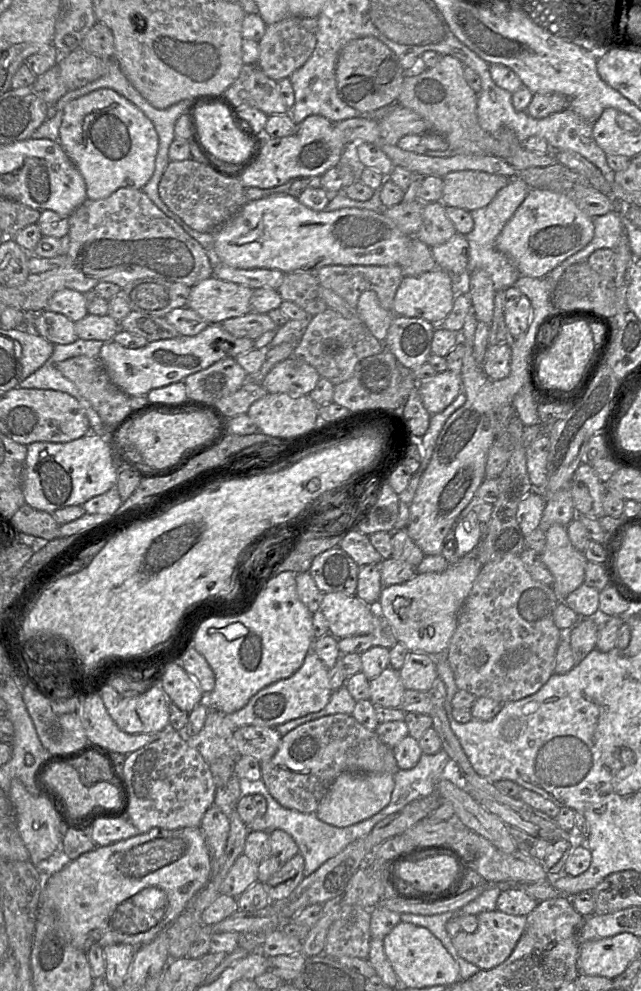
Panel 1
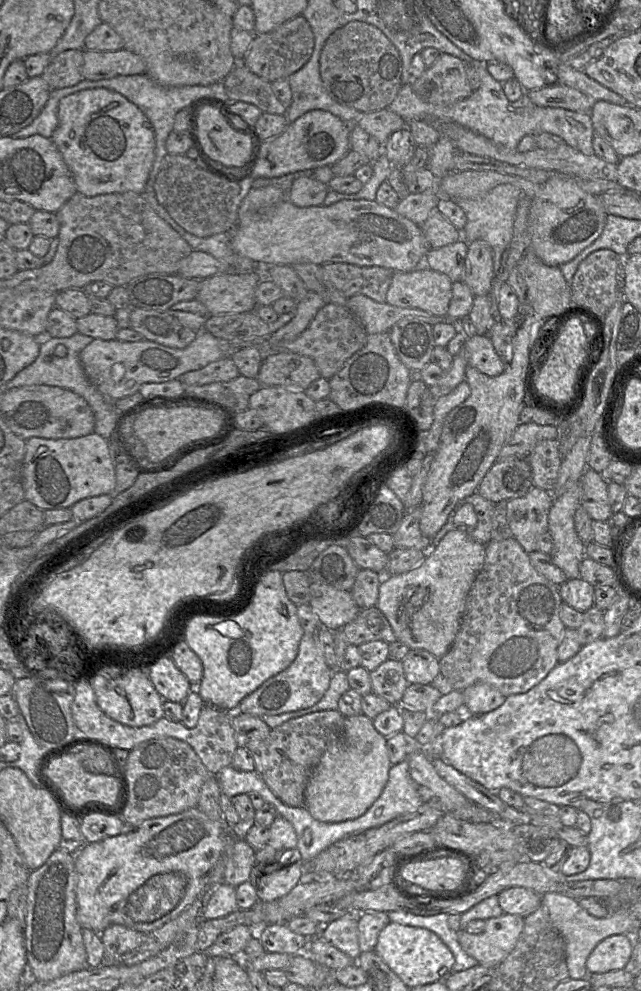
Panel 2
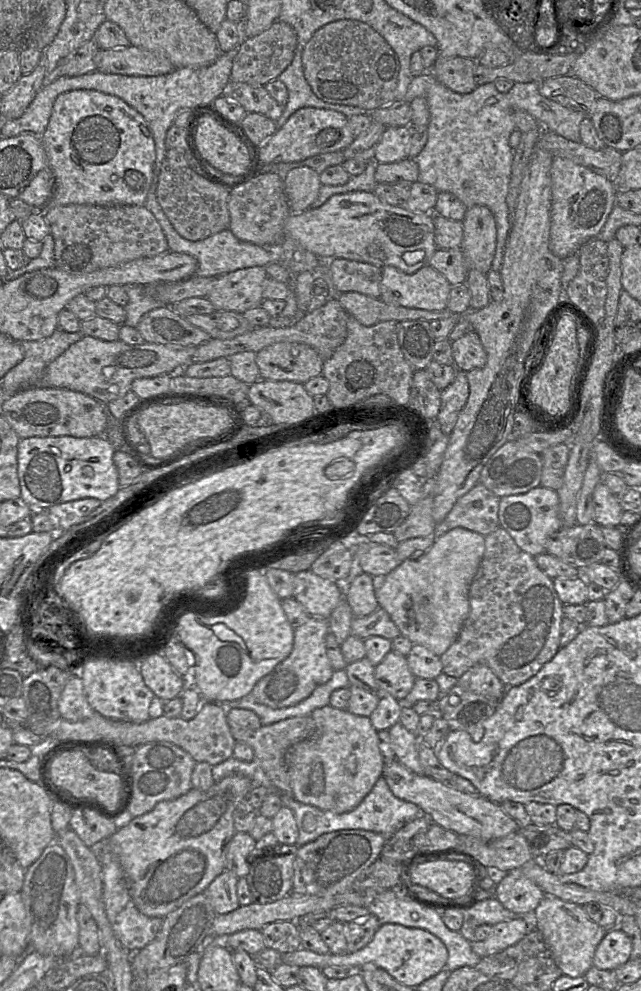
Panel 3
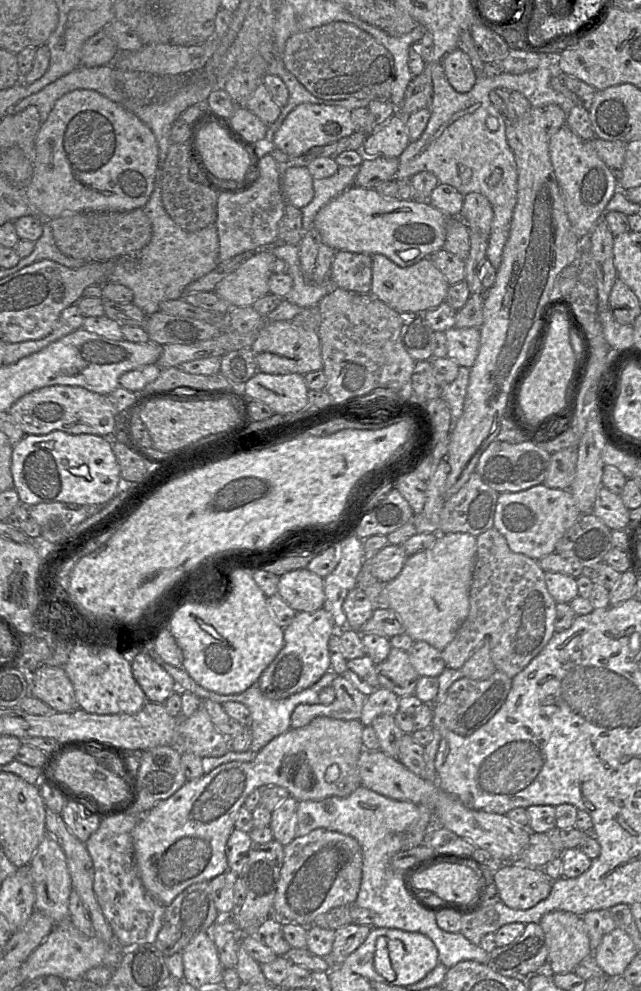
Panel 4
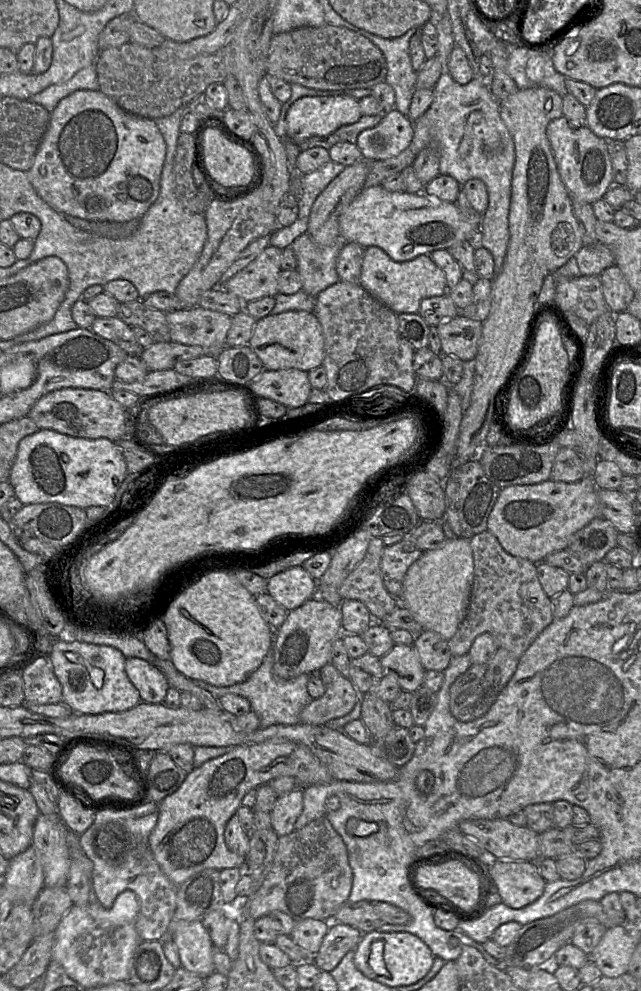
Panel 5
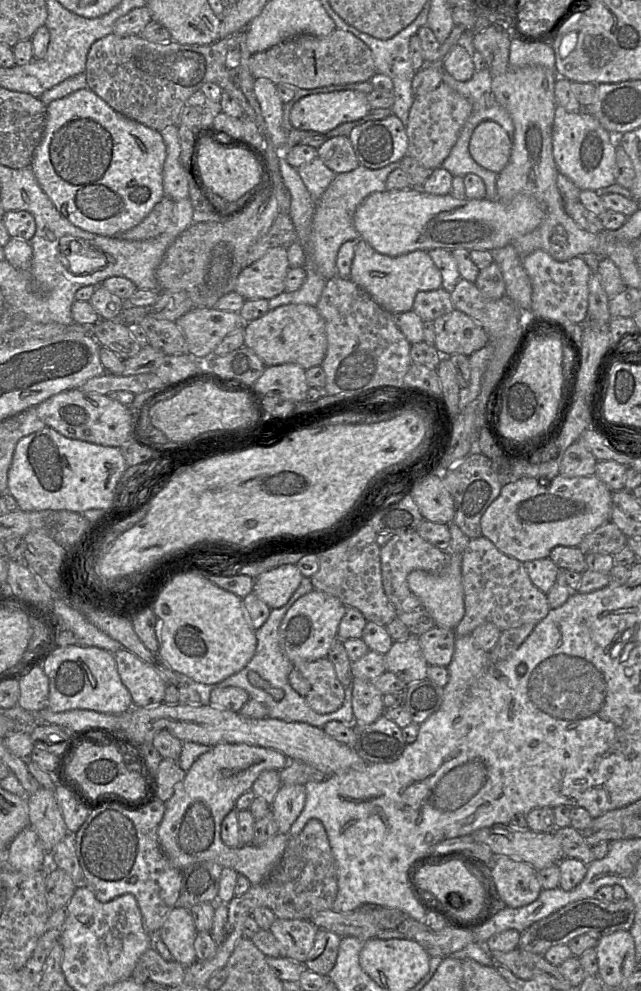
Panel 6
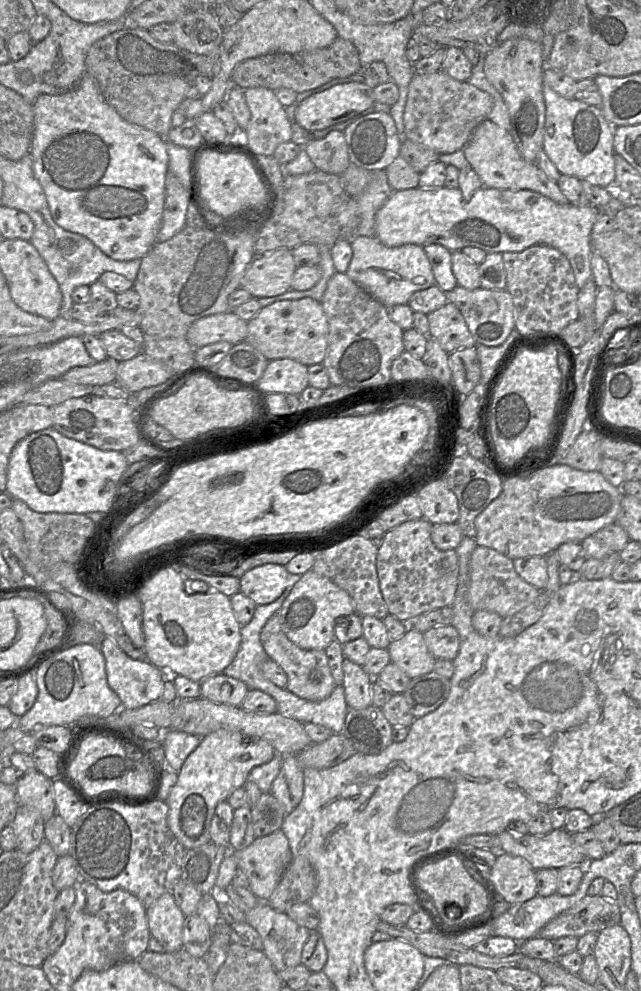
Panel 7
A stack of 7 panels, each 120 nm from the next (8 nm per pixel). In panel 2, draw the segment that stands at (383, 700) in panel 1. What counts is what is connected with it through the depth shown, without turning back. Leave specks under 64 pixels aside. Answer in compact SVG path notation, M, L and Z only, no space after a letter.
M389 657L370 672L372 691L392 705L400 705L402 697L410 685L407 681L403 663Z

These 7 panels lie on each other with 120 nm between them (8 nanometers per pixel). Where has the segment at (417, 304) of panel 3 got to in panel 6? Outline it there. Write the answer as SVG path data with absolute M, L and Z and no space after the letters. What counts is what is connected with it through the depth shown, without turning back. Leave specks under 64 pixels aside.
M358 239L355 244L350 279L390 313L413 310L418 292L433 291L442 287L441 273L428 251L415 250L393 257L377 252L363 239Z

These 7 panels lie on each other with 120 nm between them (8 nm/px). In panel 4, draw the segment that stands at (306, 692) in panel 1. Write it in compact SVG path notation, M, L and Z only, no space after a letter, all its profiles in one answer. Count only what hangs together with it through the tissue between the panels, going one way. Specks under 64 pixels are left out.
M324 608L297 612L291 624L284 629L283 648L258 679L262 693L272 699L283 699L314 685L331 669L328 643L333 632L331 615Z

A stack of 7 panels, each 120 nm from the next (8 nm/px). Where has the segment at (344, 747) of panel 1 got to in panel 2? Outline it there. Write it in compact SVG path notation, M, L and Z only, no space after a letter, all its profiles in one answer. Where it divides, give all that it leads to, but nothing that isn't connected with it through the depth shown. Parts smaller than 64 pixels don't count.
M324 710L290 719L271 729L265 739L246 745L253 756L255 771L282 802L292 807L303 807L311 772L332 741L342 733L344 721L345 716L340 711Z

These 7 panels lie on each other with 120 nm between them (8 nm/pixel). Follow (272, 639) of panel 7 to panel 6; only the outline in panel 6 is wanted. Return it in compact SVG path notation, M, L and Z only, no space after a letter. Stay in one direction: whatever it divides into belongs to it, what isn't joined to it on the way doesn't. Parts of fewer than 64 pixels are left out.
M327 657L314 661L293 661L292 664L311 685L305 699L315 712L328 714L342 706L345 689Z

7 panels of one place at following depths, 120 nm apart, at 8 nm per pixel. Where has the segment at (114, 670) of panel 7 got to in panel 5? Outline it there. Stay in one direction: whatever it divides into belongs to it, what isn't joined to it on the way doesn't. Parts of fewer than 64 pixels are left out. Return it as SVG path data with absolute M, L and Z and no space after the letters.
M130 657L126 658L125 671L143 701L164 702L169 682L164 673L156 666L141 658Z

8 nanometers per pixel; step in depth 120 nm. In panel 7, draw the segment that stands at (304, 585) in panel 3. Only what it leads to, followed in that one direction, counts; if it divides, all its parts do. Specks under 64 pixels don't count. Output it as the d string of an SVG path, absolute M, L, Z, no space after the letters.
M266 563L256 566L240 577L240 592L257 605L272 603L287 586L289 572L284 565Z

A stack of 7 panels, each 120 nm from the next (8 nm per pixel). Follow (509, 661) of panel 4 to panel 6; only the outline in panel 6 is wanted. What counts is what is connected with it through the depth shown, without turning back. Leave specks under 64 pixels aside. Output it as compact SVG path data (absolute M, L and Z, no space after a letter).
M484 536L470 539L462 554L461 574L465 613L455 628L456 636L471 635L477 626L487 622L495 624L501 631L527 623L537 624L547 616L551 609L547 595L532 583L524 563L502 553Z

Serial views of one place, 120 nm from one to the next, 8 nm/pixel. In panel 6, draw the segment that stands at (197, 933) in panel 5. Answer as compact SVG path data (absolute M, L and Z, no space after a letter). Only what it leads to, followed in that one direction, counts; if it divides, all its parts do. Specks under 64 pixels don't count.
M176 906L157 932L174 960L183 966L192 965L196 959L194 941L198 931L188 909Z

